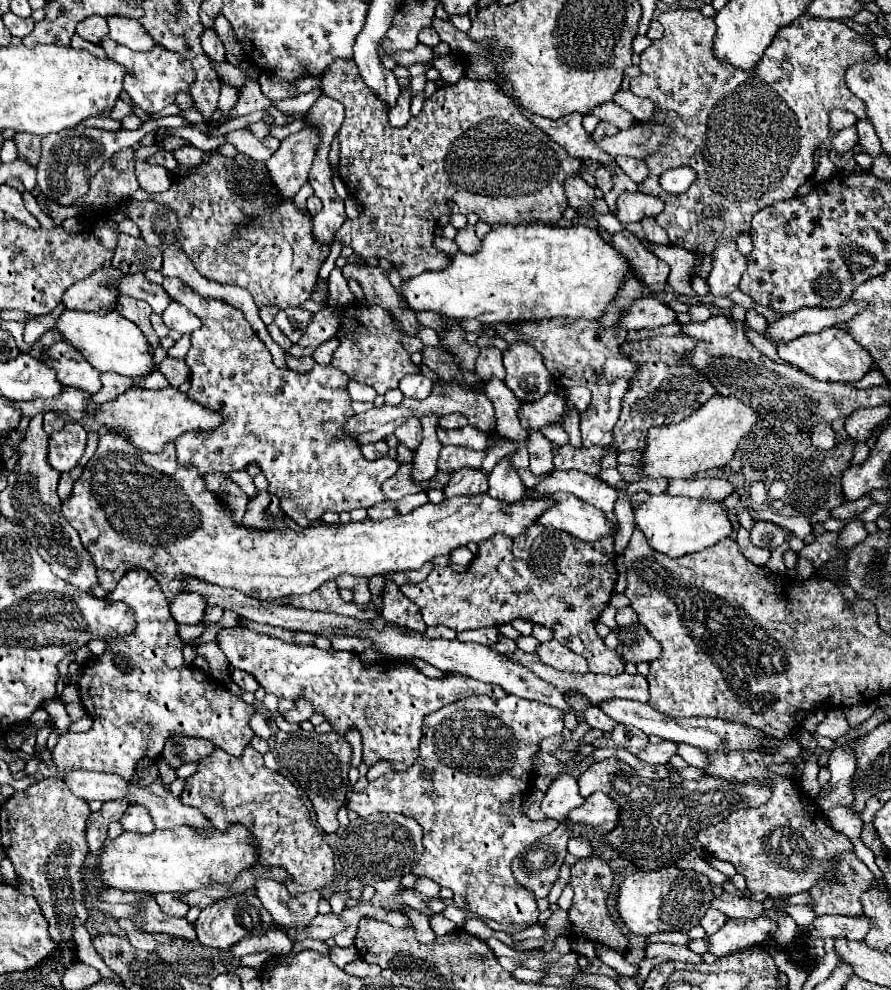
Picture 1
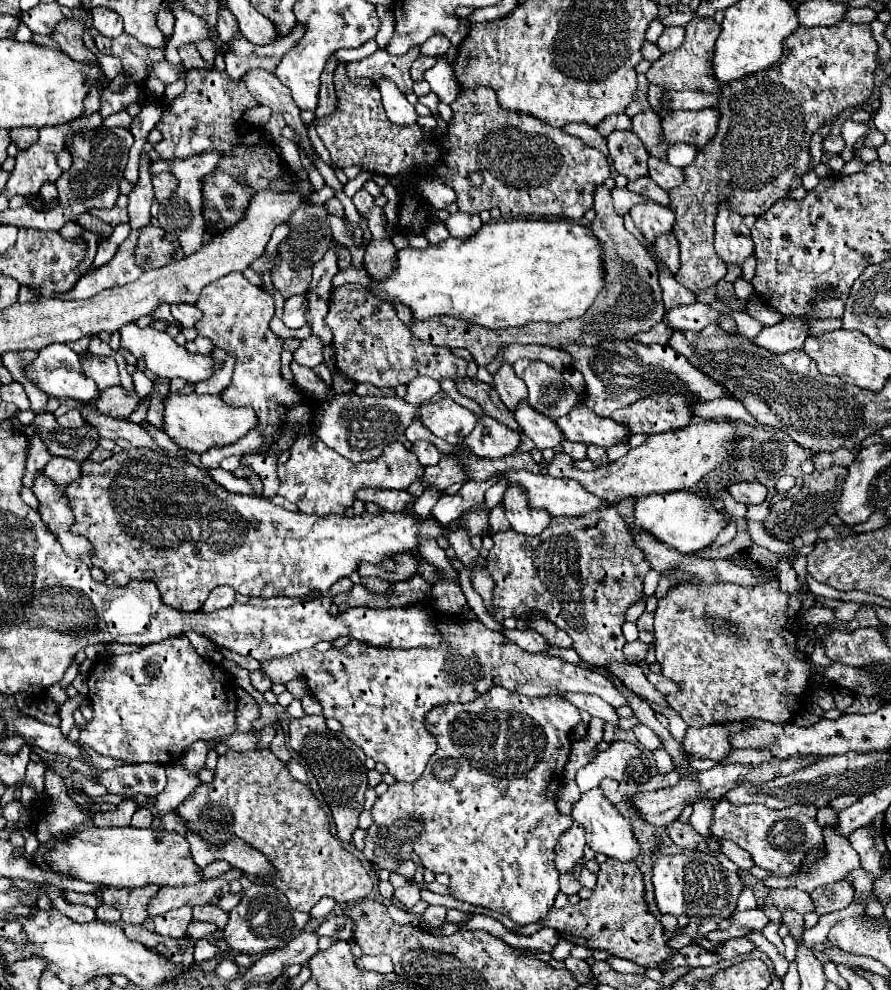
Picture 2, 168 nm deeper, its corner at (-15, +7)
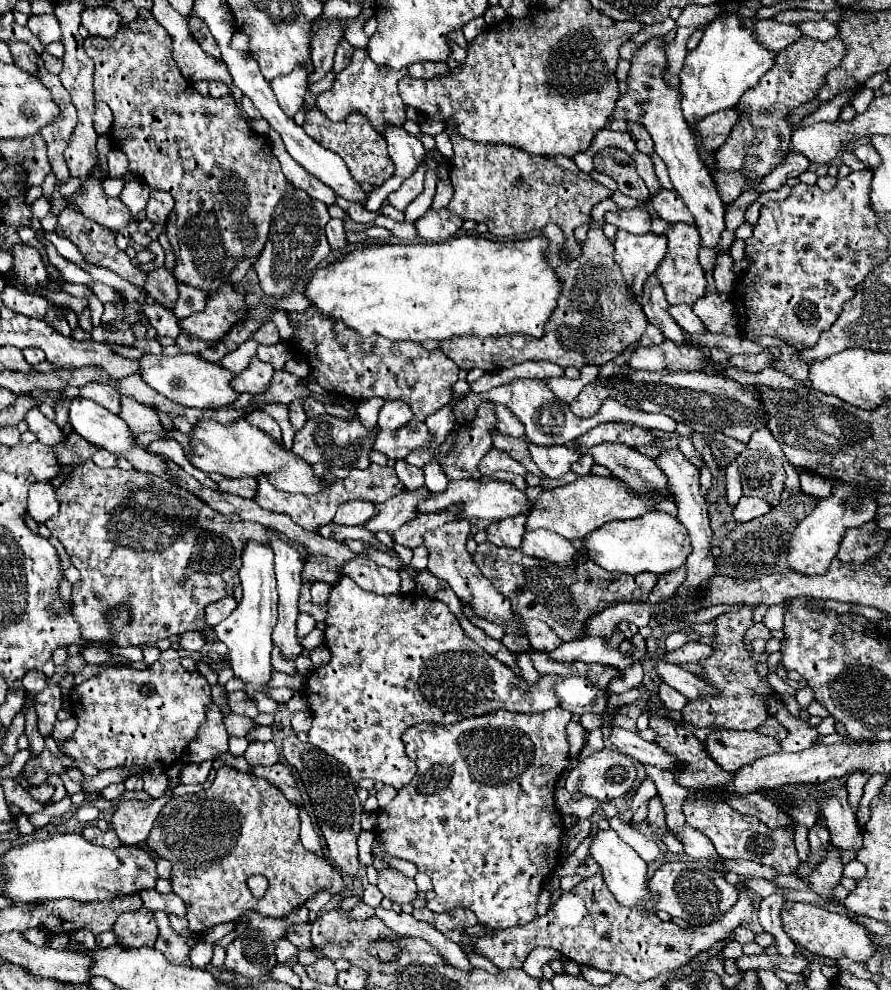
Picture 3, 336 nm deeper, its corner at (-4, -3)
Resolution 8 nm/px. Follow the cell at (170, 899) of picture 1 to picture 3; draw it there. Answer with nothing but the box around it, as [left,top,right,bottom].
[152,911,192,965]

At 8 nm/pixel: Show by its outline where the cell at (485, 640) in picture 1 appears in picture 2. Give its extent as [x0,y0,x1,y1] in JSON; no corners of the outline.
[501,627,547,653]

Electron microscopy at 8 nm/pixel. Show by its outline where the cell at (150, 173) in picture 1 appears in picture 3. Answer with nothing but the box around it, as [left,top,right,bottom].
[146,191,174,223]

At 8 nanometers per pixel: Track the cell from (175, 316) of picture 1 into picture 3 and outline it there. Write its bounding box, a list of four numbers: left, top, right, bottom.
[144,305,180,337]

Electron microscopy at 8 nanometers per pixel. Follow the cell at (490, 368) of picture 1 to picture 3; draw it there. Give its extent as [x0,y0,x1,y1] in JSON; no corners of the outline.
[494,405,524,437]

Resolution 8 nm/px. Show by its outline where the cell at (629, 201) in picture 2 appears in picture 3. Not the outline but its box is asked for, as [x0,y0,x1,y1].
[606,209,650,235]

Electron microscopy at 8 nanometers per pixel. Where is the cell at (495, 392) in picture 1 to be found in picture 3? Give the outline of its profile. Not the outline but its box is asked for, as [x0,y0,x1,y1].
[530,445,580,479]

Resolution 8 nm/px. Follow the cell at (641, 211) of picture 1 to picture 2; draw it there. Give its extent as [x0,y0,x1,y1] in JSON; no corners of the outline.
[629,199,675,241]

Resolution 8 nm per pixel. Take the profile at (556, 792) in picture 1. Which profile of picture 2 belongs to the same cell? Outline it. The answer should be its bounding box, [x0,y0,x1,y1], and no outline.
[571,787,639,861]

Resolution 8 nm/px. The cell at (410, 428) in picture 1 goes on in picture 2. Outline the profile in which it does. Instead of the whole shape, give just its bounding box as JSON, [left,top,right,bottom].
[411,439,441,467]

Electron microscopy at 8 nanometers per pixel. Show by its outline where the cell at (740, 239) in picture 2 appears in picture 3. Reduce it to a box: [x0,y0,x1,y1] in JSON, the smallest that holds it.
[610,37,724,249]

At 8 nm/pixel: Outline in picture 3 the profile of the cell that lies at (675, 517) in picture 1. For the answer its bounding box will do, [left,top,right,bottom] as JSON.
[584,511,692,575]

